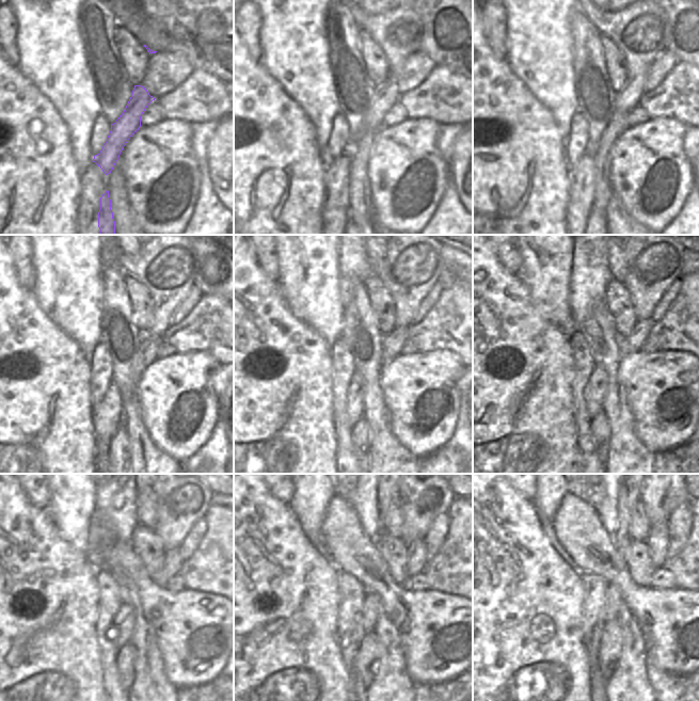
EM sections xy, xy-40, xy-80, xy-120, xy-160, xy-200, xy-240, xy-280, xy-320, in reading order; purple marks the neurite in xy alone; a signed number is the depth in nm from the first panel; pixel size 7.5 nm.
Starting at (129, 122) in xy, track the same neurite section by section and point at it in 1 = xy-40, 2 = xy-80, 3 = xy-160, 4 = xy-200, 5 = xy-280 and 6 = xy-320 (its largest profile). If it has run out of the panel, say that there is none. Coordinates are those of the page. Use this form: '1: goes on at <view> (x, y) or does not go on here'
1: goes on at xy-40 (398, 32)
2: goes on at xy-80 (640, 30)
3: goes on at xy-160 (413, 263)
4: goes on at xy-200 (654, 261)
5: goes on at xy-280 (423, 498)
6: goes on at xy-320 (661, 495)

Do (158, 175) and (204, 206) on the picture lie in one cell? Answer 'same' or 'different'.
different

